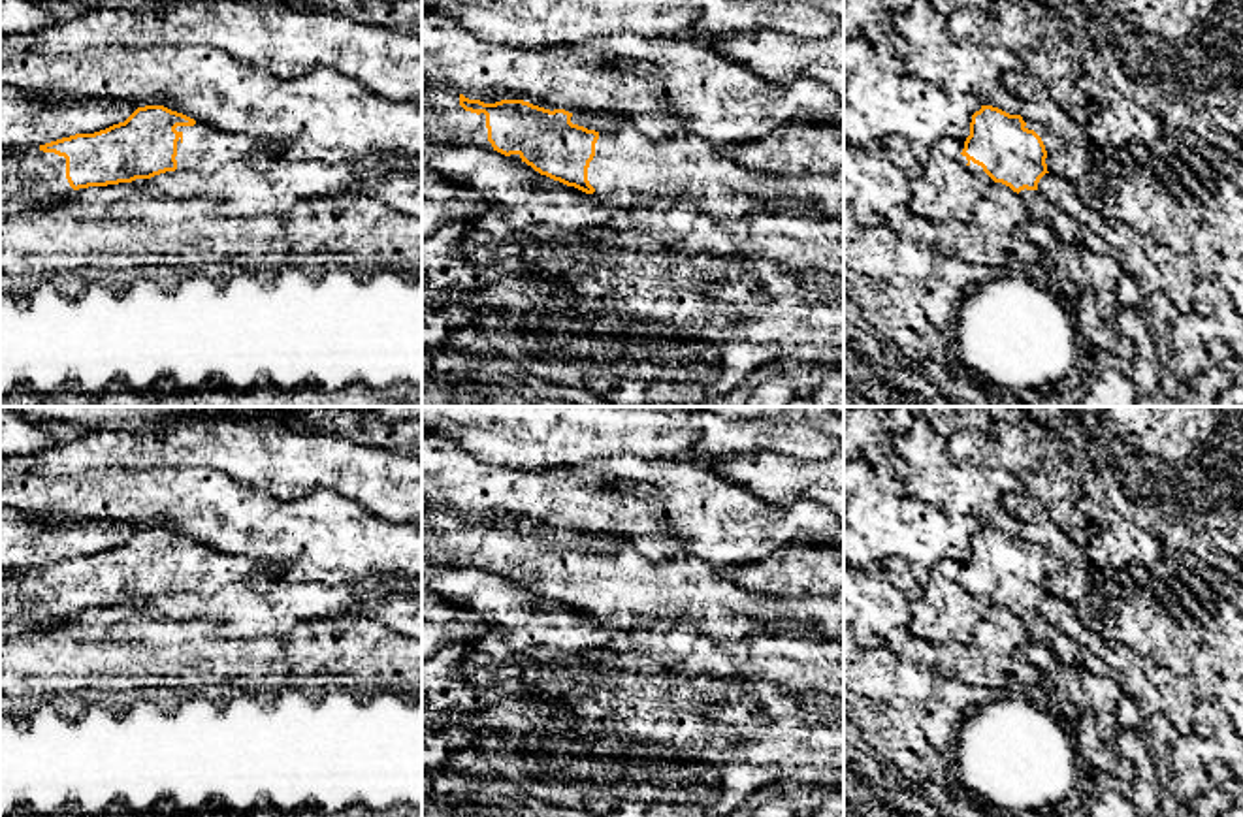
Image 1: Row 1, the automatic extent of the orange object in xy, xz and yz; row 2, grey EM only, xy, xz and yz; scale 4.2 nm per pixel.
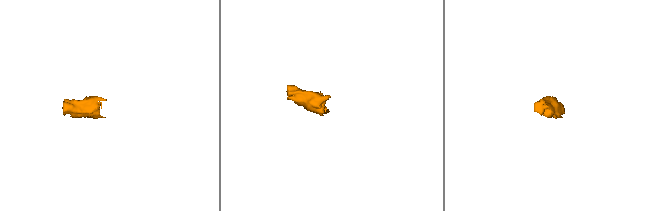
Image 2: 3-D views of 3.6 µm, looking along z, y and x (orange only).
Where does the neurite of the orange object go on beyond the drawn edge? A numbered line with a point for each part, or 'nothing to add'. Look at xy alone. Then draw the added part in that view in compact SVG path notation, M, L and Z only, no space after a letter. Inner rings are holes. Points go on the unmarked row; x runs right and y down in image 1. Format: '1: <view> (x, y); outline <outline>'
1: xy (29, 599); outline M38 567L0 578L0 640L60 625L72 614L64 578L43 574Z

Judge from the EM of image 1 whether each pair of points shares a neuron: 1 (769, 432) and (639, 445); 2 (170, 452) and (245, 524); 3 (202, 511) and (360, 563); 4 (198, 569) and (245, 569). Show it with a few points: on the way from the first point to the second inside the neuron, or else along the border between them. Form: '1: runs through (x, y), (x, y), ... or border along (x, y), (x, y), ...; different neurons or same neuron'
1: border along (690, 448), (718, 462); different neurons
2: border along (157, 467), (215, 467), (228, 477); different neurons
3: runs through (242, 520), (277, 533), (321, 535); same neuron
4: runs through (209, 569), (234, 569); same neuron

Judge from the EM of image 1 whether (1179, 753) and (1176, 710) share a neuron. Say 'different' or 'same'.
different

